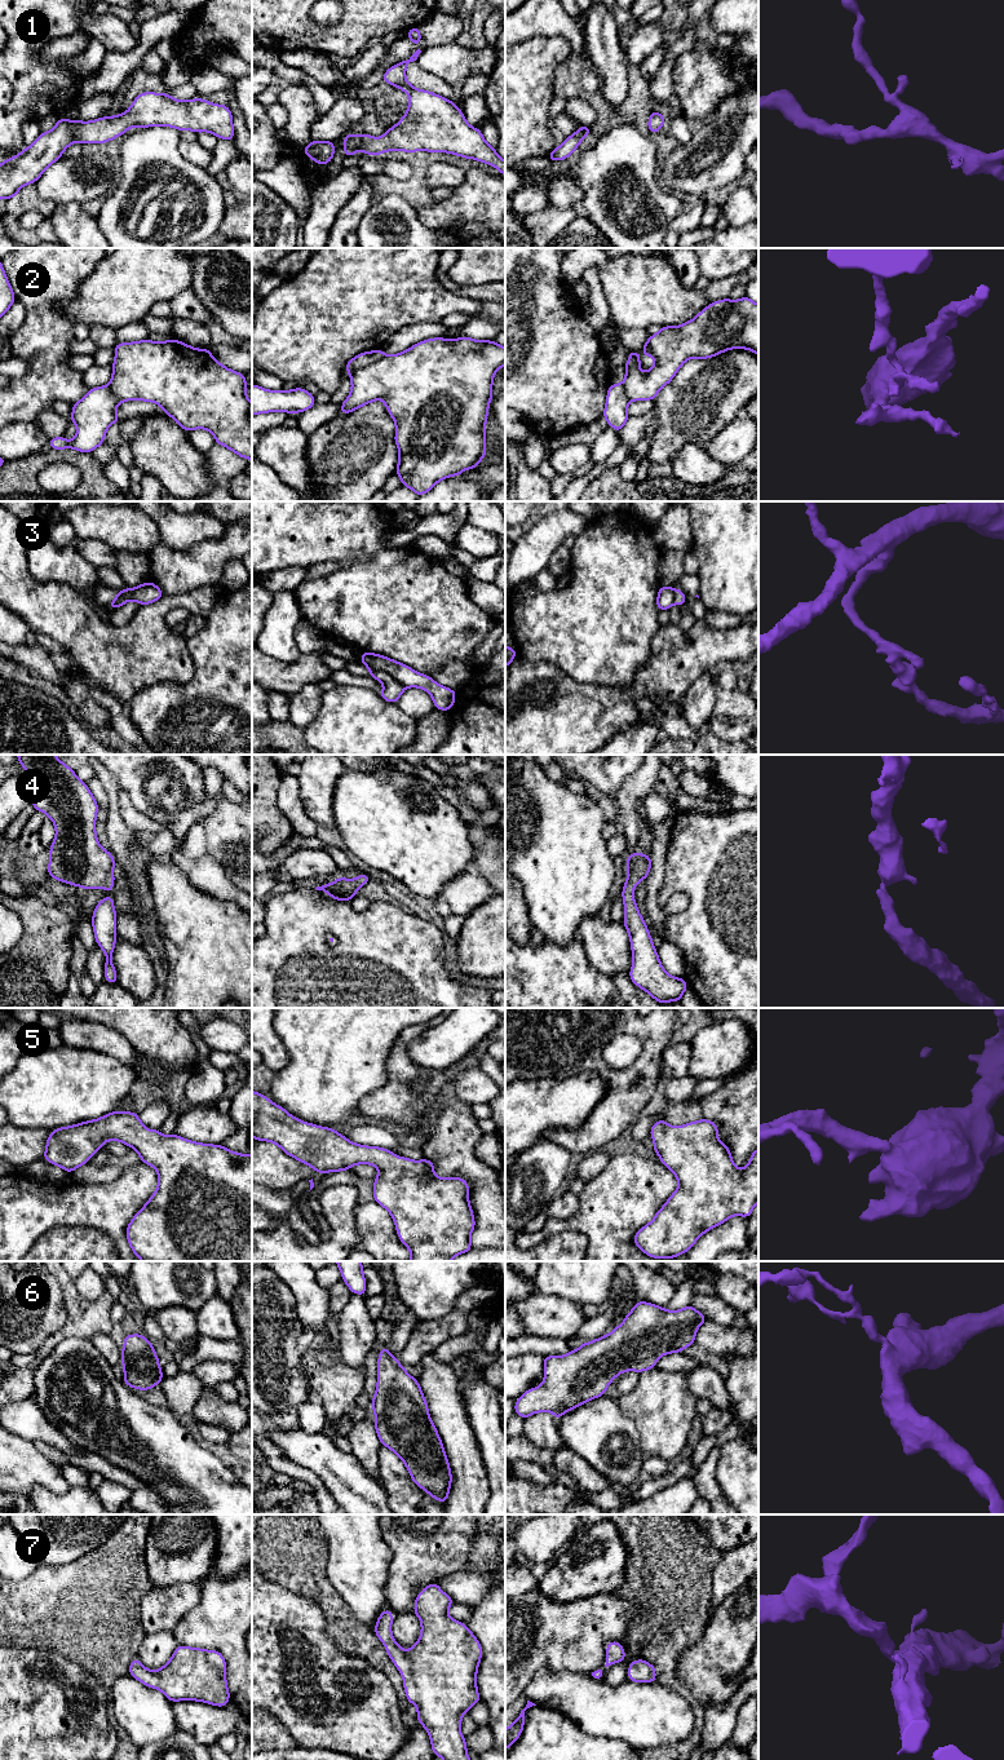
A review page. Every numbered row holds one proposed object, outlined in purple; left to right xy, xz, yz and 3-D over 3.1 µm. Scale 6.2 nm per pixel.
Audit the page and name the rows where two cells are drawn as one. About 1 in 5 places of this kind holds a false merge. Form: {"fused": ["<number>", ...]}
{"fused": ["3"]}

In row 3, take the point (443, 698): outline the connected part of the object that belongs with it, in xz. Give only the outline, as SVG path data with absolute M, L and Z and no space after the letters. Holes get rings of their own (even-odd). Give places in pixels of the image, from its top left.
M364 651L359 660L371 671L384 671L404 687L420 687L428 691L435 709L450 711L455 703L456 690L435 682L430 676L419 673L408 665L384 655Z

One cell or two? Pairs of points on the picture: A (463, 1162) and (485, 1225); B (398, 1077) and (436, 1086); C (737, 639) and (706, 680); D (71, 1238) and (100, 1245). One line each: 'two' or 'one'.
A: one
B: one
C: two
D: one

